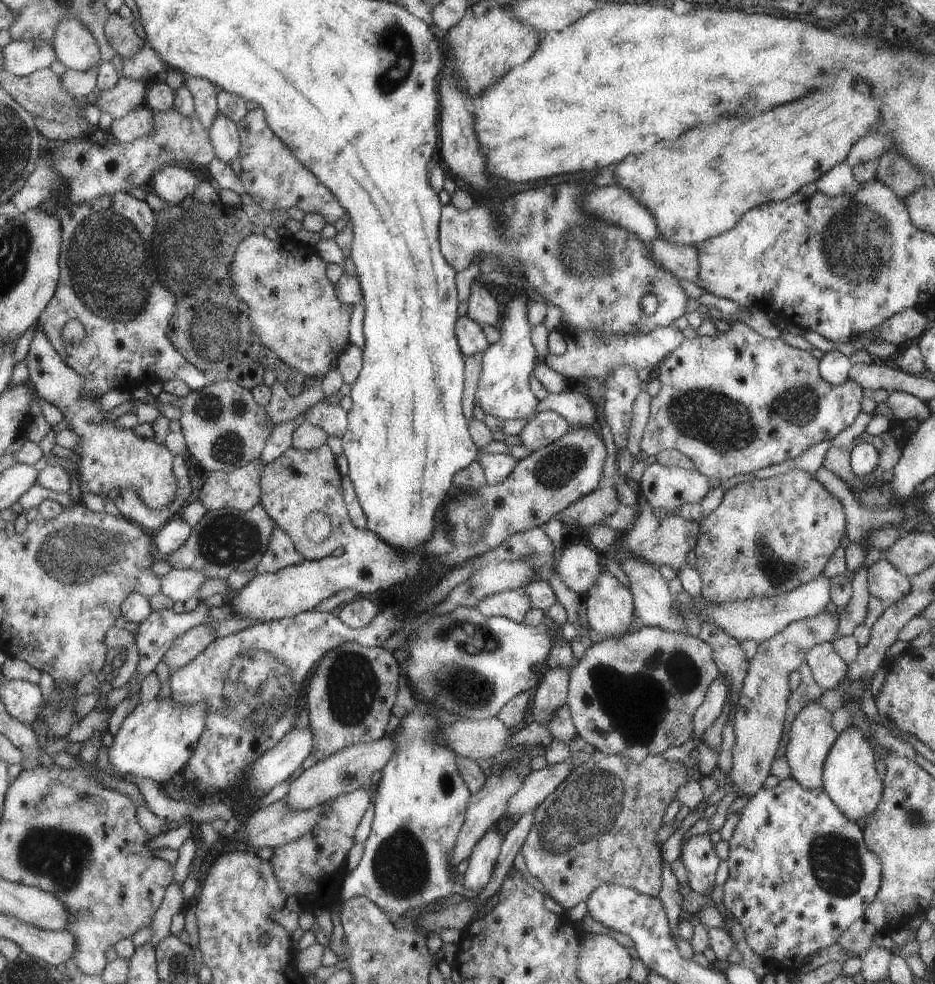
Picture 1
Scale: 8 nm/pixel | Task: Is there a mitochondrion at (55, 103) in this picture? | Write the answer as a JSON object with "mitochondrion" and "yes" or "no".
{"mitochondrion":"yes"}

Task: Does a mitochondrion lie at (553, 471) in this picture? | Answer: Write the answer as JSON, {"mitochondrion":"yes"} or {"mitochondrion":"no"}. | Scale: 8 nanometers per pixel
{"mitochondrion":"yes"}

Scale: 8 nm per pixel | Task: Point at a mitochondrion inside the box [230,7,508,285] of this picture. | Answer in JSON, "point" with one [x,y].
{"point":[398,42]}

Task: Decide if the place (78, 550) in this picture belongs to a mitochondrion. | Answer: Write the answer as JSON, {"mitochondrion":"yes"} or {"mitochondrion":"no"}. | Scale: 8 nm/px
{"mitochondrion":"yes"}

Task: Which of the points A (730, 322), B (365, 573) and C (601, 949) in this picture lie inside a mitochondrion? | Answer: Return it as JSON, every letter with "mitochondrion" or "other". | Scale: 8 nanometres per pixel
{"A":"other","B":"other","C":"other"}

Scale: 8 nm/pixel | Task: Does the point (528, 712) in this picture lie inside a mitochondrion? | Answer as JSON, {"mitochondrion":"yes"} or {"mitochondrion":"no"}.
{"mitochondrion":"no"}

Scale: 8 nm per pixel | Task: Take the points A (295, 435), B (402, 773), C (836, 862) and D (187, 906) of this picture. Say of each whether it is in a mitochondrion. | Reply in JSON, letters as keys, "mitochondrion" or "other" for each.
{"A":"other","B":"other","C":"mitochondrion","D":"other"}

